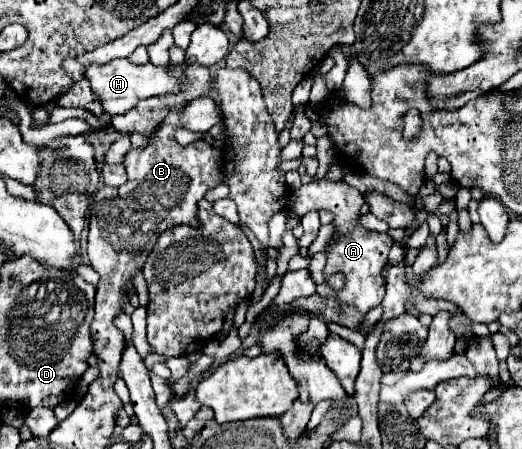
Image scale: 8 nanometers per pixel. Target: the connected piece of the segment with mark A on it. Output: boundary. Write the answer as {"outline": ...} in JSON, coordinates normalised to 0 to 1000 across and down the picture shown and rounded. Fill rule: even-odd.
{"outline":[[[611,399],[611,403],[577,412],[573,421],[557,425],[557,434],[550,443],[550,465],[573,483],[580,483],[592,470],[615,470],[615,465],[638,474],[642,519],[638,519],[638,532],[619,555],[626,563],[626,586],[623,586],[619,612],[661,608],[665,630],[649,653],[642,653],[626,630],[615,630],[615,635],[607,635],[607,653],[615,661],[642,666],[657,679],[676,679],[676,684],[684,684],[688,697],[703,697],[715,684],[730,679],[730,670],[738,661],[734,599],[741,595],[741,568],[745,568],[745,555],[753,550],[753,532],[741,519],[707,514],[688,497],[692,452],[699,452],[695,434],[680,416],[665,412],[661,403]]]}

